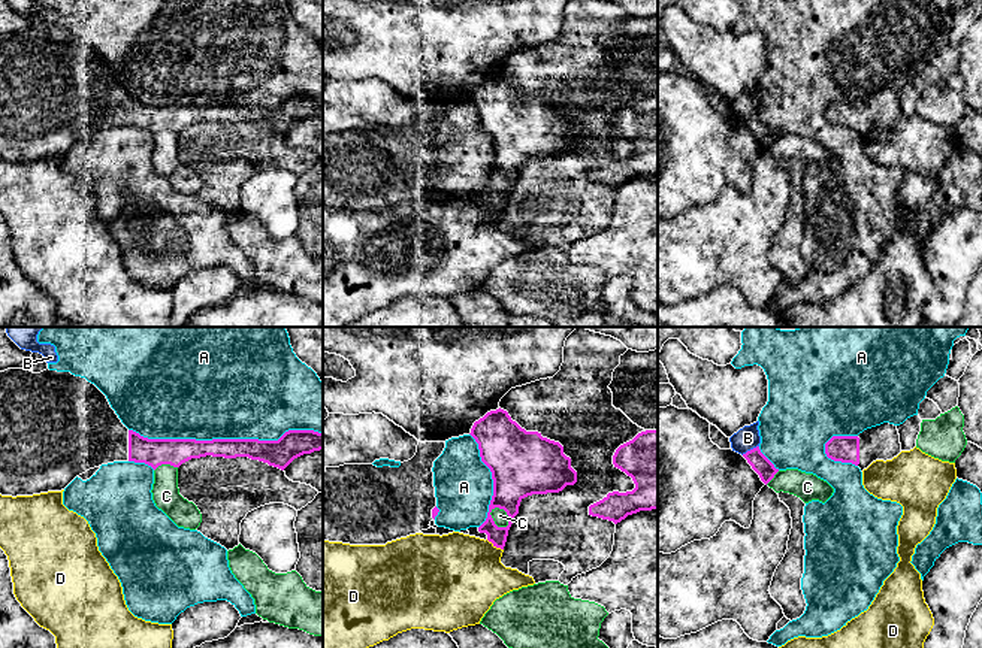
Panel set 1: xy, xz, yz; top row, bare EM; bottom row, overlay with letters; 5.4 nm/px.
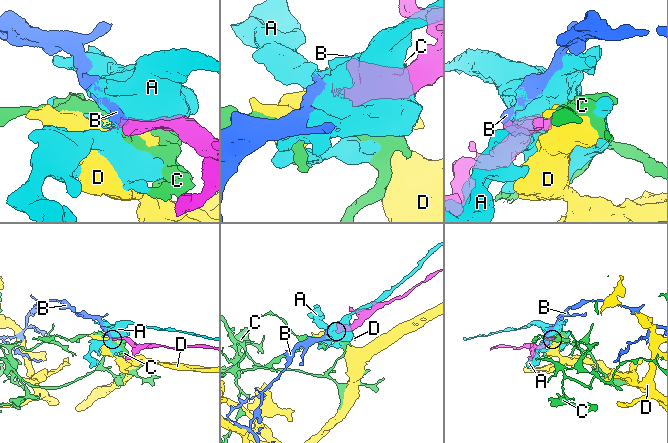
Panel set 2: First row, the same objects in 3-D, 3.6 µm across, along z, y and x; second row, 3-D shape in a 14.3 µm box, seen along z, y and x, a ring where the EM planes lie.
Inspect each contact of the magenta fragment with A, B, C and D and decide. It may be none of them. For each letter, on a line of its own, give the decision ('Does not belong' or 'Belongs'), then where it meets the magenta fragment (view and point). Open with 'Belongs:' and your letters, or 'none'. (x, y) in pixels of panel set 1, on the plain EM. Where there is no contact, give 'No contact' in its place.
Belongs: none
A: Does not belong. Touches magenta at xy (226, 105)
B: Does not belong. Touches magenta at yz (751, 115)
C: Does not belong. Touches magenta at xz (493, 187)
D: Does not belong. Touches magenta at xz (495, 211)

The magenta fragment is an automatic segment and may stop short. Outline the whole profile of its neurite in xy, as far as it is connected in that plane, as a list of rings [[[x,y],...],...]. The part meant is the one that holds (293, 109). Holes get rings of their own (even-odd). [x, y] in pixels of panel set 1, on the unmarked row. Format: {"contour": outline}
{"contour": [[[27,33],[0,37],[0,160],[33,161],[64,155],[76,142],[90,134],[114,127],[145,128],[154,136],[161,130],[179,133],[191,124],[206,121],[236,124],[248,122],[284,136],[294,124],[323,115],[323,99],[314,96],[288,96],[278,106],[259,105],[148,105],[129,96],[106,61],[85,43],[70,37],[43,36],[33,39]]]}

